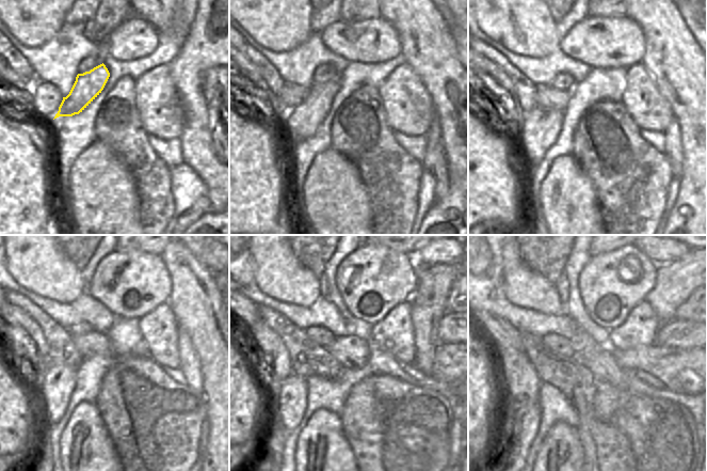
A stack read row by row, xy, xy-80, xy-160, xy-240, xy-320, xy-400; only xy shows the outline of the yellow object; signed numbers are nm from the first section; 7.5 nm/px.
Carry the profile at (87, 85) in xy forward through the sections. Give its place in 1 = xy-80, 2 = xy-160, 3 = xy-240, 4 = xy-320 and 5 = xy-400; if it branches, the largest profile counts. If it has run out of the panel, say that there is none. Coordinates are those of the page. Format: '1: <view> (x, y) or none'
1: xy-80 (301, 123)
2: xy-160 (539, 128)
3: xy-240 (55, 382)
4: xy-320 (287, 412)
5: xy-400 (520, 421)

